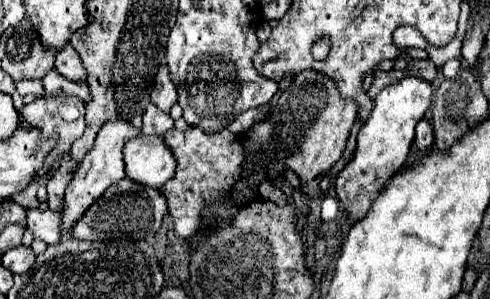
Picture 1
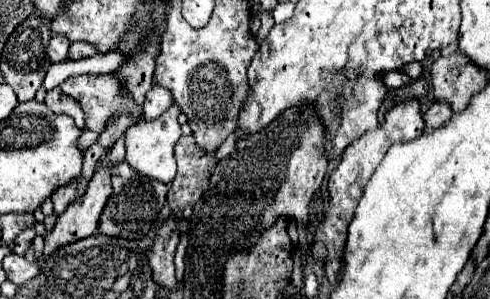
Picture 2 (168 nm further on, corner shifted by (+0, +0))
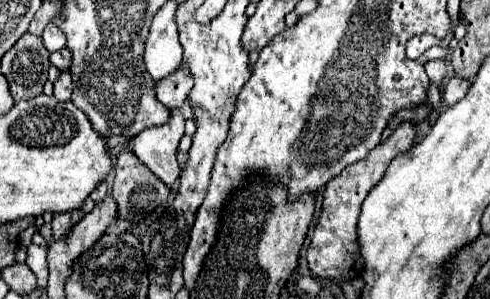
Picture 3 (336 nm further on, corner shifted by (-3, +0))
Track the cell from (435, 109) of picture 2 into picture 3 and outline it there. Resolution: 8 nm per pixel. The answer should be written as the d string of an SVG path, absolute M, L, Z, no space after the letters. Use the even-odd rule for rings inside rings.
M452 77L452 79L446 83L444 91L442 91L442 103L444 103L446 107L458 103L458 101L466 95L468 87L470 87L468 81L464 81L464 79L460 79L460 77Z

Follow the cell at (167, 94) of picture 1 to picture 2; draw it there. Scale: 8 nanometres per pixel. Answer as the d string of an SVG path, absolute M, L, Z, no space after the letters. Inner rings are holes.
M173 105L169 111L165 111L161 117L157 117L155 121L141 121L135 123L133 127L129 127L125 131L125 149L127 149L127 163L131 167L135 167L139 173L153 177L165 185L169 185L175 177L177 171L177 163L173 157L173 147L177 143L177 139L181 137L181 125L177 123L177 115L181 113L181 109L177 105Z

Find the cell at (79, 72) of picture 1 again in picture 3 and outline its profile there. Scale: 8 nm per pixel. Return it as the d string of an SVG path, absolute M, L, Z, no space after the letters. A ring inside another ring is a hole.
M48 23L48 27L44 29L42 33L42 39L44 39L44 47L54 53L54 51L62 51L66 47L66 39L64 39L64 33L54 25L54 23Z

